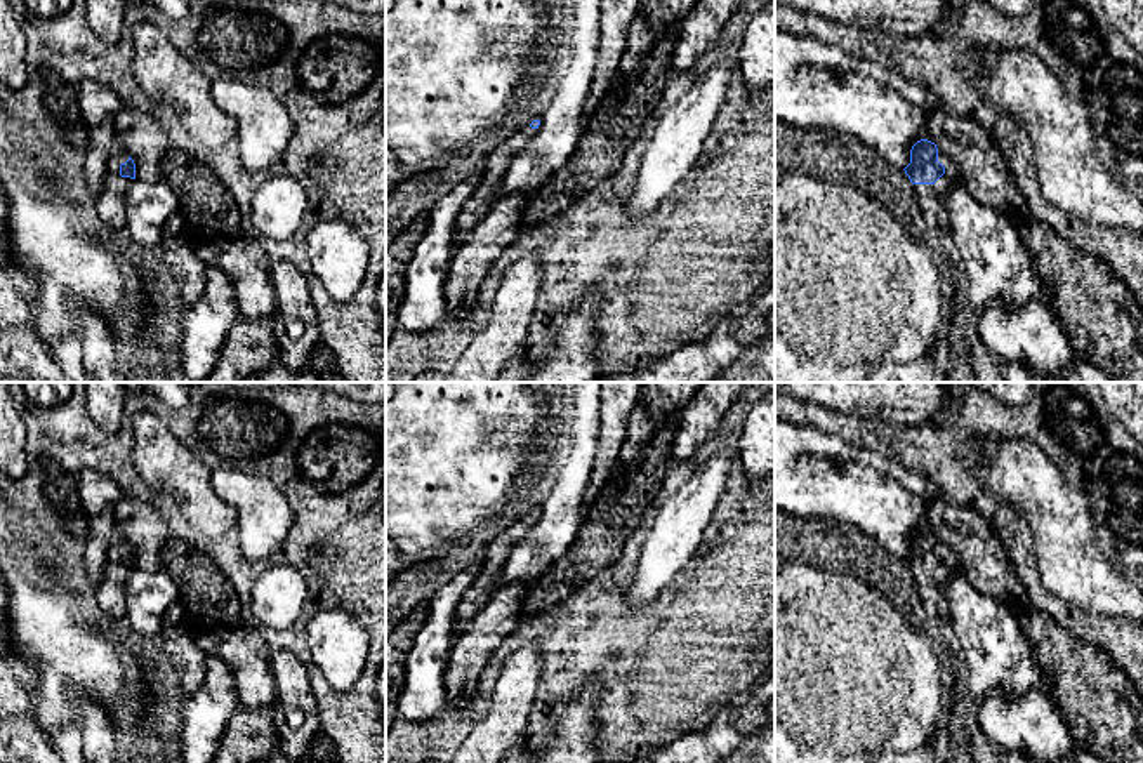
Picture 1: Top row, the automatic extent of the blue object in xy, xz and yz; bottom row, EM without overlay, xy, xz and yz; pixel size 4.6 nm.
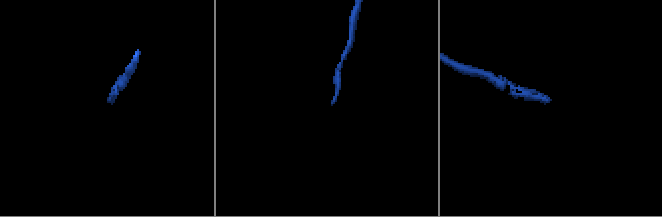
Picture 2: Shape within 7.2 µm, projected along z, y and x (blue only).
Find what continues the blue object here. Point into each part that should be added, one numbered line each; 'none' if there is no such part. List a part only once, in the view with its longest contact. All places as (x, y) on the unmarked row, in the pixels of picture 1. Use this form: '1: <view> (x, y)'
1: yz (930, 586)

